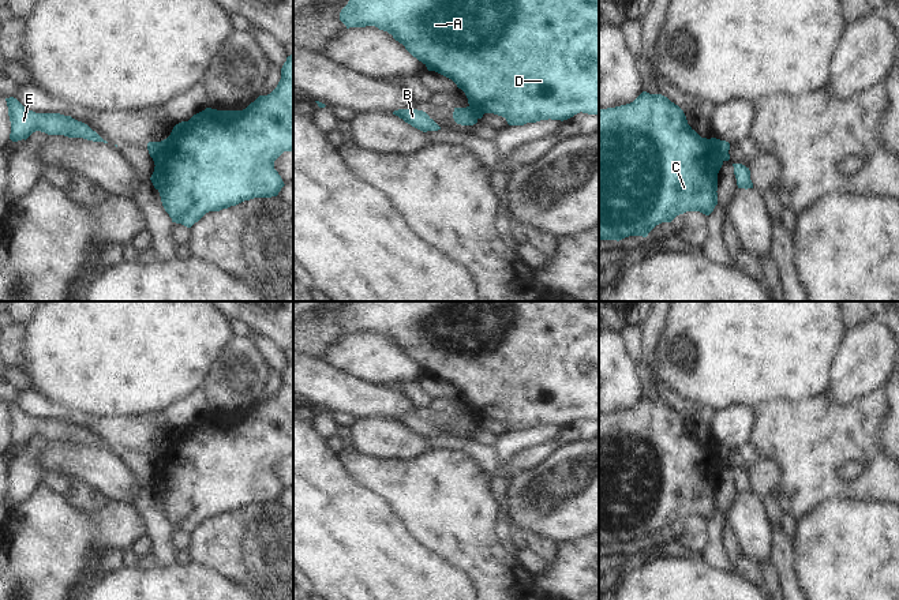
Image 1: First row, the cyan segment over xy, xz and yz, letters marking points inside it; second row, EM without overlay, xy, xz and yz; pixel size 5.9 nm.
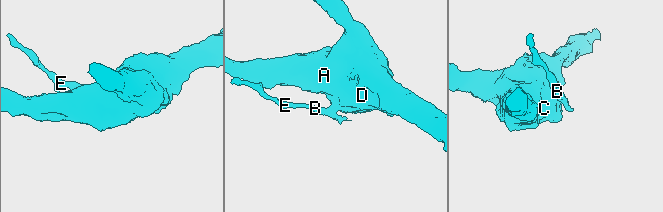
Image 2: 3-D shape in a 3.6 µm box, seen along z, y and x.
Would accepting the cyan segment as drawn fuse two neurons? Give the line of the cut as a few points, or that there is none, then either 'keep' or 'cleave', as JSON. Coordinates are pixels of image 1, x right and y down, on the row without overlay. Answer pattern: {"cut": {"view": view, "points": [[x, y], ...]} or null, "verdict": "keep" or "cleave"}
{"cut": {"view": "yz", "points": [[711, 443], [718, 449], [723, 465]]}, "verdict": "cleave"}

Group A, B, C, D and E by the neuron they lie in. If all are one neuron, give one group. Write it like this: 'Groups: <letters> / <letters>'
Groups: A C D / B E.

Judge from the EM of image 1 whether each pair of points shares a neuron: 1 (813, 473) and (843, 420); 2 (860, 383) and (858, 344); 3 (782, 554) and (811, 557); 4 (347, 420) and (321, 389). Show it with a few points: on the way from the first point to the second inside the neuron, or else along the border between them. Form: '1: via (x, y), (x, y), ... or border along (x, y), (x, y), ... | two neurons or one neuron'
1: via (813, 460), (813, 456), (835, 434) | one neuron
2: via (860, 374), (860, 353) | one neuron
3: border along (793, 539), (796, 550), (794, 570), (800, 585) | two neurons
4: border along (330, 412), (347, 412), (355, 419) | two neurons

